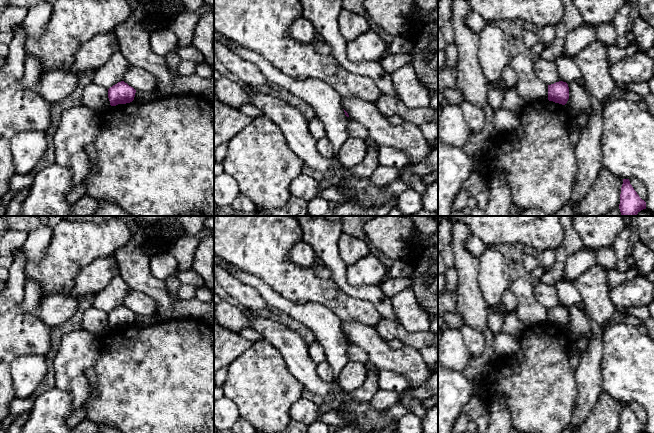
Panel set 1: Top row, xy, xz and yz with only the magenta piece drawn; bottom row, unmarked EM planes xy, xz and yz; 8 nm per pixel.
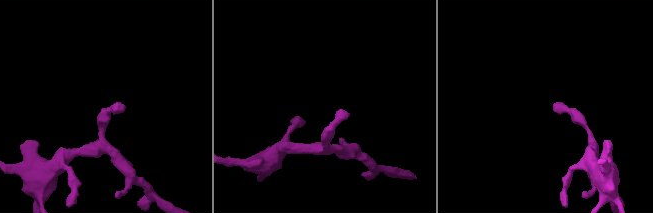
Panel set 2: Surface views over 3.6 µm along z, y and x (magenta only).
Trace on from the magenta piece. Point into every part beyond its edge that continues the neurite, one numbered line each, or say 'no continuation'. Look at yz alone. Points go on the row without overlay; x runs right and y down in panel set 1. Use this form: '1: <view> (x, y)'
no continuation

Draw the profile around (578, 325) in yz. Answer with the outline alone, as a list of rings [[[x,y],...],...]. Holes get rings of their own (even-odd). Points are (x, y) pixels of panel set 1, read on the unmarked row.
[[[579,306],[568,307],[569,323],[564,329],[564,333],[570,344],[576,342],[581,336],[588,340],[592,337],[591,328],[584,310]]]

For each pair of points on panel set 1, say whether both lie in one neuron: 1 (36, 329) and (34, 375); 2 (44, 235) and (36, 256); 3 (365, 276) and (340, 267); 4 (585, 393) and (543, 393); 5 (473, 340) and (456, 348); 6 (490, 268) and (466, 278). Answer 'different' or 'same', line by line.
1: different
2: same
3: different
4: different
5: different
6: different

